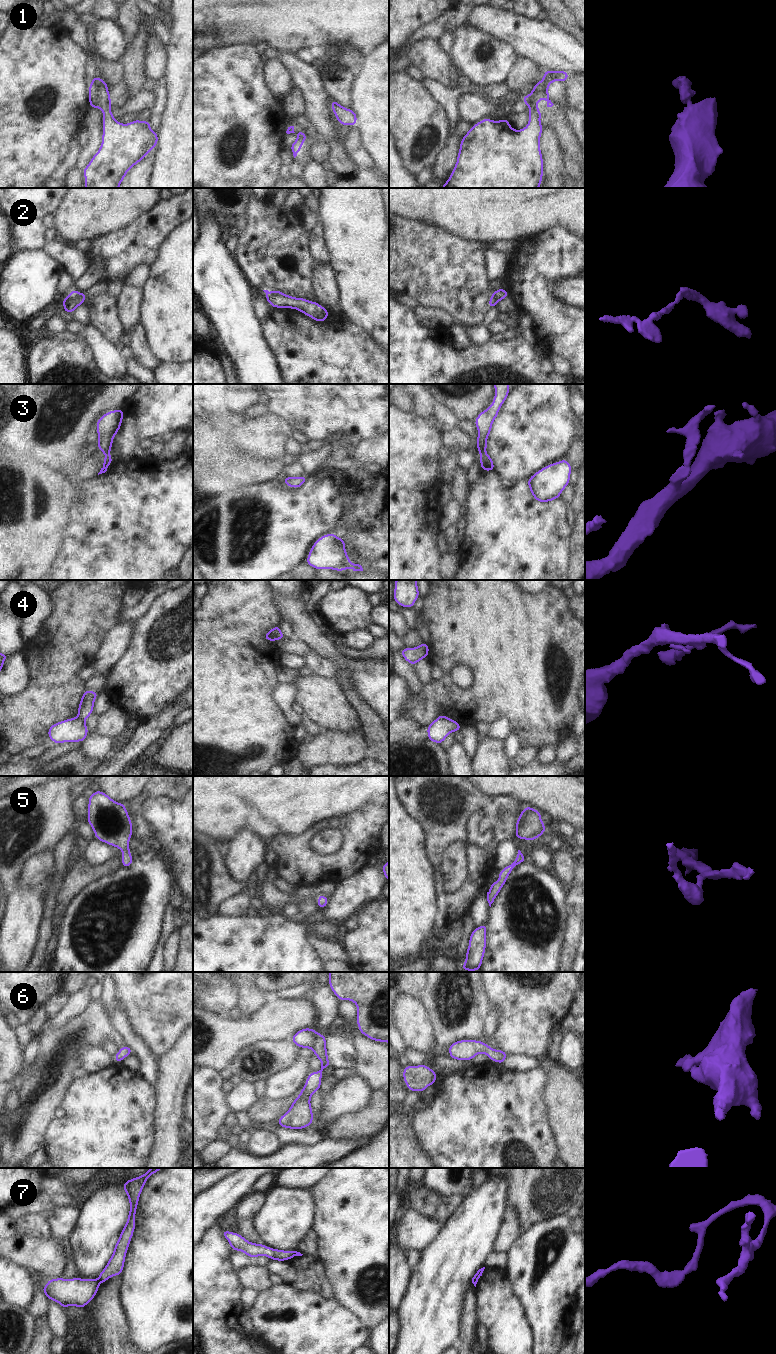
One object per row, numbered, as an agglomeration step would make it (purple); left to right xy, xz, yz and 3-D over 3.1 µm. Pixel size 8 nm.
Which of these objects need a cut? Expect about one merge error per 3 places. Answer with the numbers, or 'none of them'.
4, 7

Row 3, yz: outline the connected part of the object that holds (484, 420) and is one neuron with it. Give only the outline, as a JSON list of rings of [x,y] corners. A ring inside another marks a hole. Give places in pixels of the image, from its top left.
[[[494,384],[495,396],[492,404],[478,414],[474,423],[478,430],[476,447],[480,456],[480,466],[483,471],[495,471],[492,458],[486,453],[488,436],[492,430],[492,424],[495,421],[501,406],[508,397],[510,384]]]

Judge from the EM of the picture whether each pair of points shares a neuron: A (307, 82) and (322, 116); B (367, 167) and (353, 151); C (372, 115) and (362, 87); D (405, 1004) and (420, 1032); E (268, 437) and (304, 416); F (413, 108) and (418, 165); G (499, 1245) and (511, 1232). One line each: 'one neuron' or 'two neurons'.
A: one neuron
B: one neuron
C: one neuron
D: one neuron
E: two neurons
F: one neuron
G: one neuron

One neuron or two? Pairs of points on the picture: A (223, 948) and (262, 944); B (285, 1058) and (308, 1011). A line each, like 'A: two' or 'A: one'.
A: one
B: two

